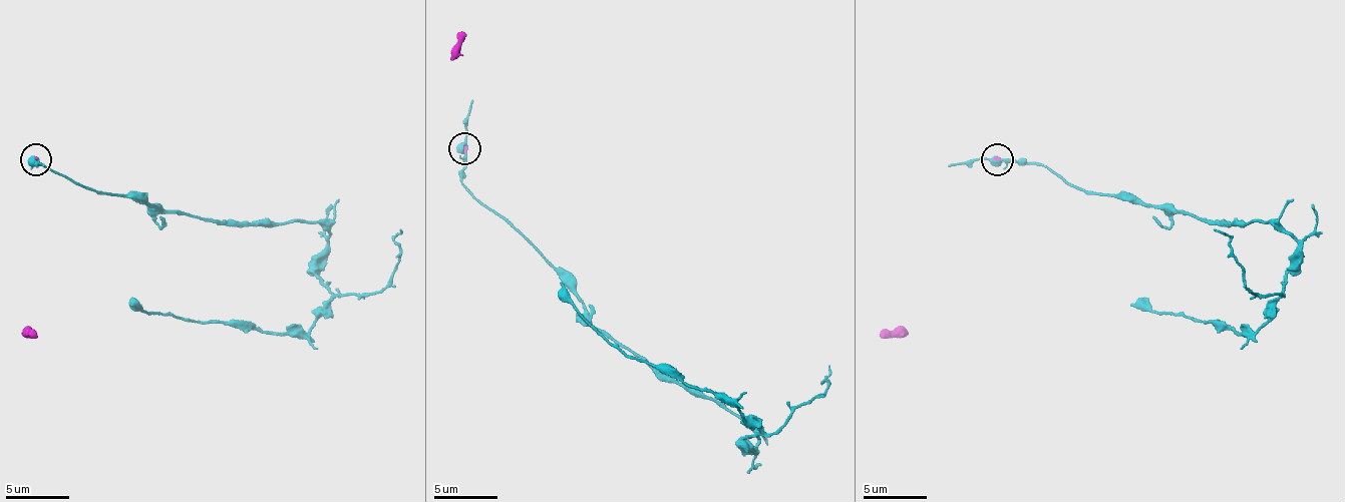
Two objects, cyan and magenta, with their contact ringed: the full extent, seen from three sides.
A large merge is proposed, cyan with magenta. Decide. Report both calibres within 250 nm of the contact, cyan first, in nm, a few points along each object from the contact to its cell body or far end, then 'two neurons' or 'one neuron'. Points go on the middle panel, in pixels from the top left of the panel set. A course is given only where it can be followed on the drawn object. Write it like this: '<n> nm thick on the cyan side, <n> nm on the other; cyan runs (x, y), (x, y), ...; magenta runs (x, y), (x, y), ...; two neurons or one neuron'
360 nm thick on the cyan side, 160 nm on the other; cyan runs (465, 149), (462, 184), (593, 325), (758, 445), (736, 407), (625, 356), (561, 283); magenta runs (465, 149), (459, 57), (459, 38), (465, 32); one neuron

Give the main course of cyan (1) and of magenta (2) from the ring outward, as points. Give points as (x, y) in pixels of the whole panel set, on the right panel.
1: (998, 158), (1221, 221), (1272, 221), (1294, 240), (1297, 270), (1256, 330), (1131, 305)
2: (998, 158), (906, 327), (887, 330), (880, 337)

